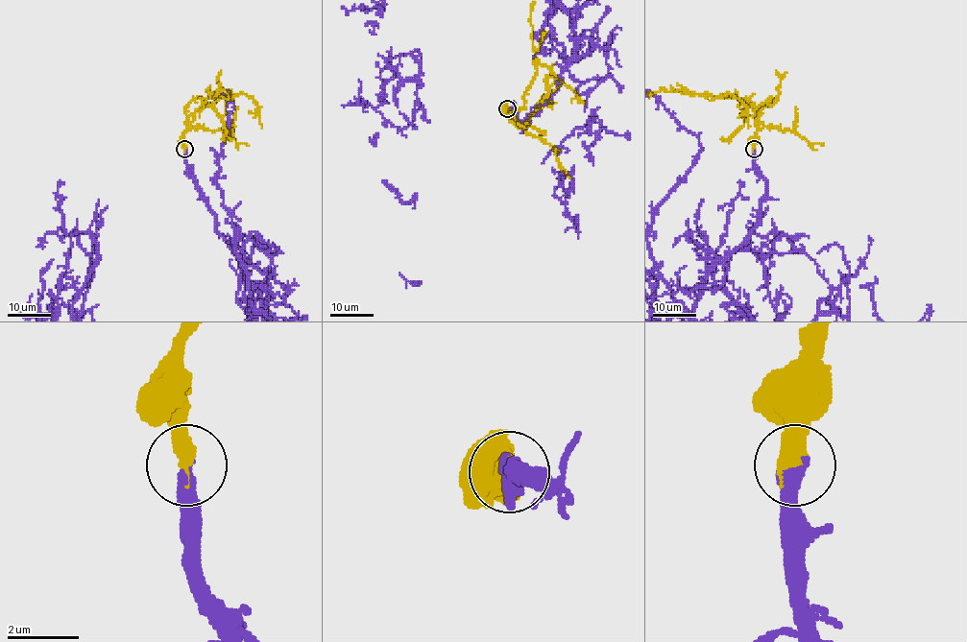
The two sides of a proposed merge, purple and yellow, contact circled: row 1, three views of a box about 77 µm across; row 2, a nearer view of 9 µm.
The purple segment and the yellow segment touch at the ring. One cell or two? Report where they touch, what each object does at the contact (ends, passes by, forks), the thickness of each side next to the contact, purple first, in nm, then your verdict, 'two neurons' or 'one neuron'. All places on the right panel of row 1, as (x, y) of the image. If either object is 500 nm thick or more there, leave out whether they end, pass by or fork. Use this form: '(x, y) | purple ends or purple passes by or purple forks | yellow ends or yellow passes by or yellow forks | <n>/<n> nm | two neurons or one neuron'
(754, 149) | 480/500 nm | one neuron

